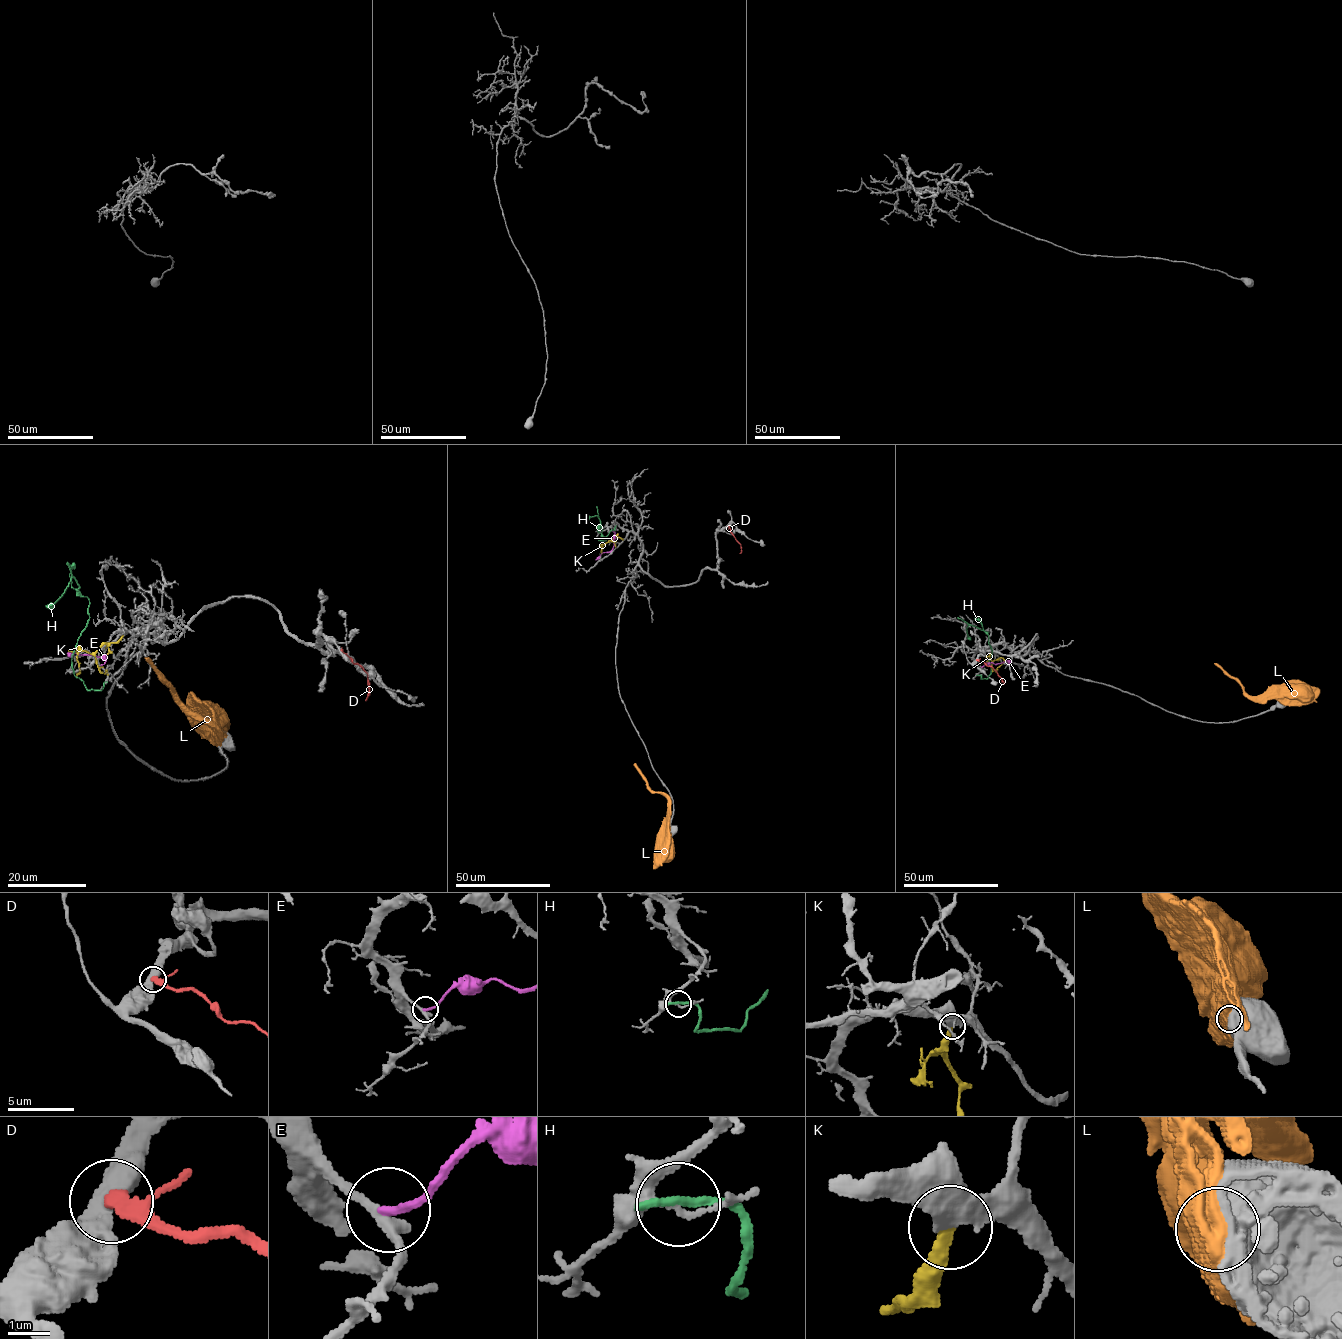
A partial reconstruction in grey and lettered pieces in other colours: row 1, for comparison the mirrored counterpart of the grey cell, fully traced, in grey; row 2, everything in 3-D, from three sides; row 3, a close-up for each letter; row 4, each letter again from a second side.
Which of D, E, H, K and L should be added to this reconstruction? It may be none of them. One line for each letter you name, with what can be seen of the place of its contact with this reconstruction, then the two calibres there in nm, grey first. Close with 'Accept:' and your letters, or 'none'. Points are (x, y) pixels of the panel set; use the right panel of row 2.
K: (990, 653) | 400/260 nm
Accept: K

